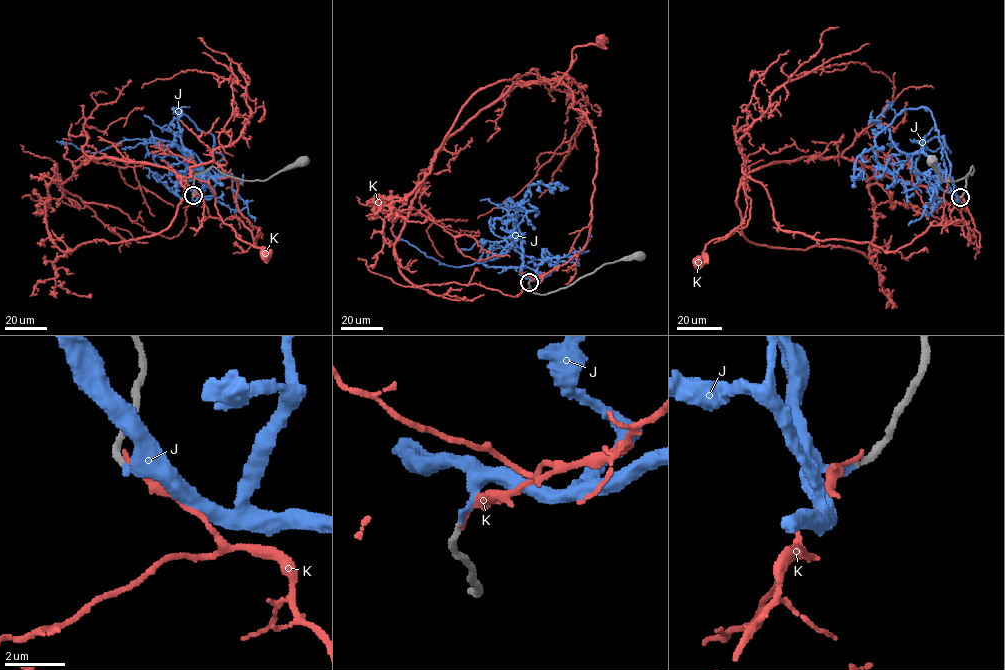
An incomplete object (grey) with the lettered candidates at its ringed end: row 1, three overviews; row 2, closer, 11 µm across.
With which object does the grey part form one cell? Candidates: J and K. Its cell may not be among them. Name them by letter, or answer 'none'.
J

